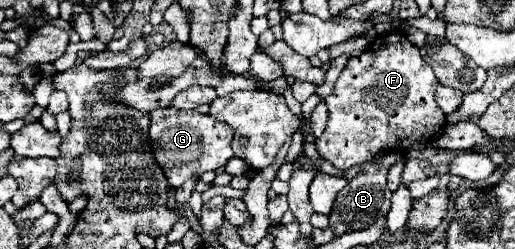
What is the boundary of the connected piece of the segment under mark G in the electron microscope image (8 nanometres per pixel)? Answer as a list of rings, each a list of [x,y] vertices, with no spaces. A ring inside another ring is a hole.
[[[166,107],[152,111],[150,121],[150,139],[154,141],[154,155],[164,167],[166,179],[172,187],[180,187],[190,177],[200,177],[206,171],[216,171],[234,157],[232,127],[212,119],[210,115]]]

